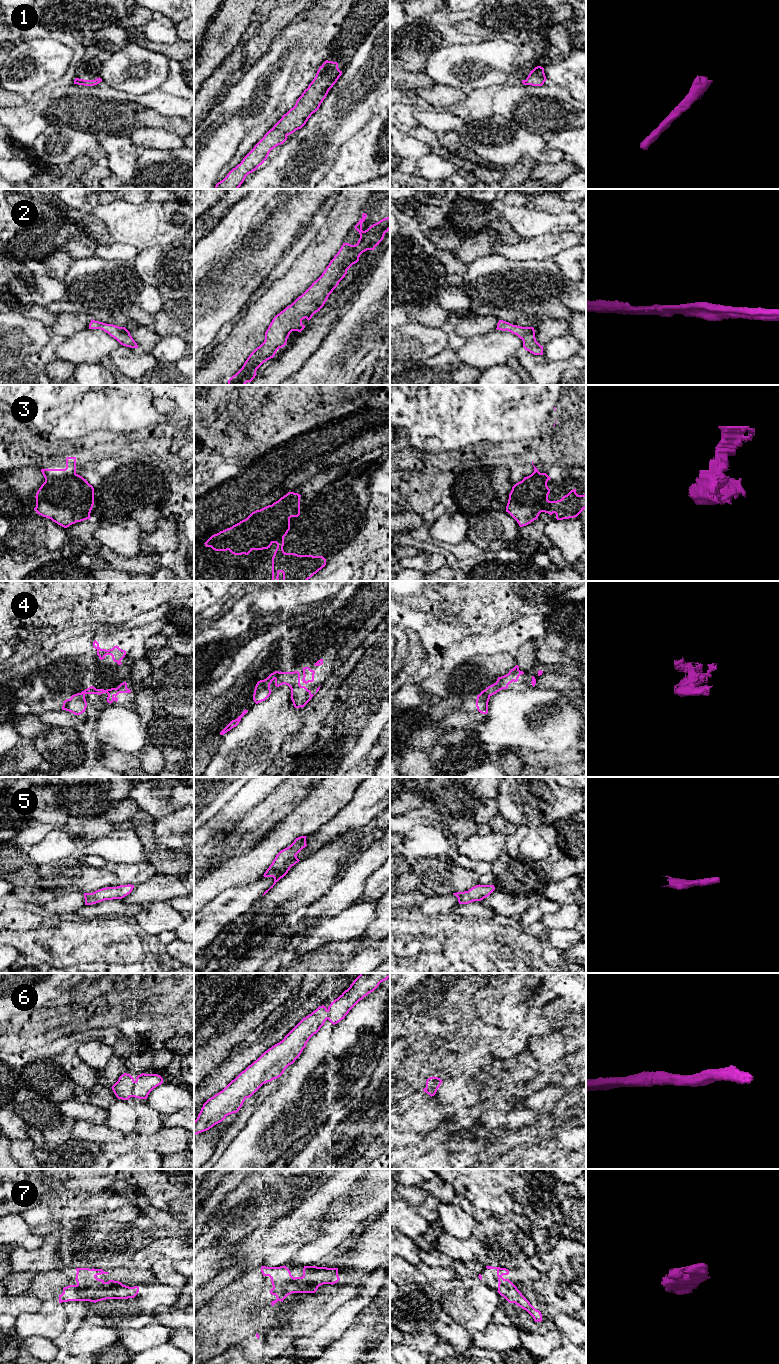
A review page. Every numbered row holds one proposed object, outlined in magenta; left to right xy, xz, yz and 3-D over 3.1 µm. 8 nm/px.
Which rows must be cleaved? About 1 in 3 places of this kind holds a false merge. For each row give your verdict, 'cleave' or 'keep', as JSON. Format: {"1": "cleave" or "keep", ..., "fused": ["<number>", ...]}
{"1": "keep", "2": "keep", "3": "keep", "4": "cleave", "5": "keep", "6": "keep", "7": "keep", "fused": ["4"]}

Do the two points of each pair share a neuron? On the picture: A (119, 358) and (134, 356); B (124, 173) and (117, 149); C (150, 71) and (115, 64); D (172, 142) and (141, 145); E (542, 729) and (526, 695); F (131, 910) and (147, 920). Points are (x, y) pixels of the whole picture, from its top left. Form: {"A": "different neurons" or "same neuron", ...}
{"A": "same neuron", "B": "same neuron", "C": "same neuron", "D": "same neuron", "E": "same neuron", "F": "different neurons"}

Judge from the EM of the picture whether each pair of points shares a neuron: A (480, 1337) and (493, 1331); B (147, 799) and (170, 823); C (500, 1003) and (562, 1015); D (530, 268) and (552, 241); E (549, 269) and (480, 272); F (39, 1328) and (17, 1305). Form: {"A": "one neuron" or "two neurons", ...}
{"A": "one neuron", "B": "two neurons", "C": "one neuron", "D": "two neurons", "E": "one neuron", "F": "two neurons"}

